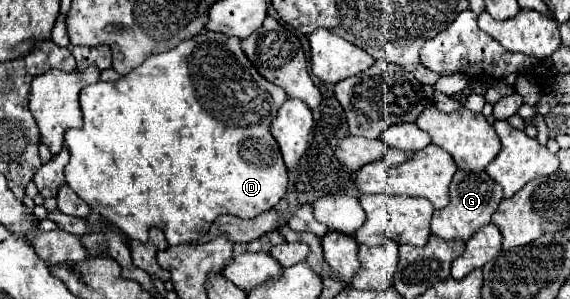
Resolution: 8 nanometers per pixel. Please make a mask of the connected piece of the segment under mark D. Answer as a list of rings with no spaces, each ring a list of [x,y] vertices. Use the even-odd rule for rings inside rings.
[[[201,31],[195,39],[189,39],[189,43],[179,43],[179,47],[175,47],[171,51],[155,53],[155,55],[147,57],[145,63],[139,65],[129,75],[123,75],[113,83],[95,83],[81,91],[79,101],[81,101],[85,125],[83,125],[83,129],[71,129],[65,135],[65,145],[71,153],[71,161],[65,167],[65,179],[67,179],[67,185],[83,201],[87,201],[93,211],[99,211],[109,223],[119,227],[129,239],[147,243],[149,229],[157,227],[165,233],[165,239],[169,245],[191,243],[191,241],[197,241],[199,237],[203,237],[209,231],[211,223],[219,215],[237,215],[239,219],[253,219],[253,217],[269,211],[271,207],[275,207],[279,203],[279,199],[285,195],[287,167],[283,163],[277,141],[269,133],[269,125],[271,125],[271,119],[275,117],[275,111],[287,99],[287,93],[281,87],[267,83],[267,79],[263,79],[255,71],[255,67],[251,67],[249,59],[243,55],[239,43],[241,43],[239,39],[215,35],[211,31]]]

